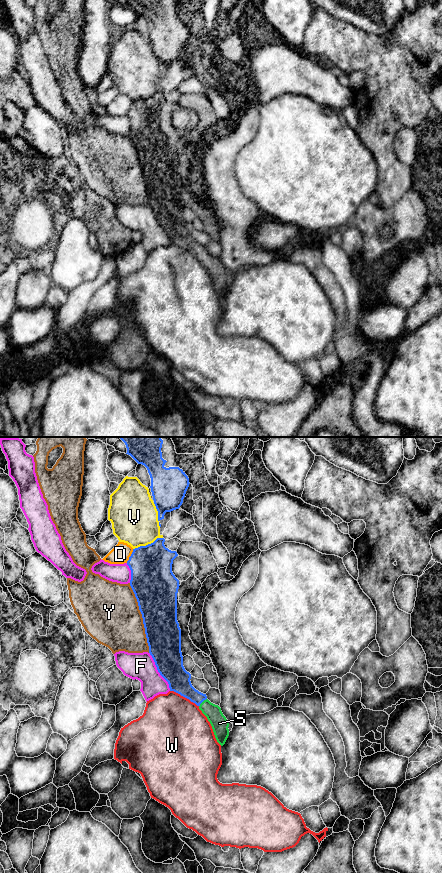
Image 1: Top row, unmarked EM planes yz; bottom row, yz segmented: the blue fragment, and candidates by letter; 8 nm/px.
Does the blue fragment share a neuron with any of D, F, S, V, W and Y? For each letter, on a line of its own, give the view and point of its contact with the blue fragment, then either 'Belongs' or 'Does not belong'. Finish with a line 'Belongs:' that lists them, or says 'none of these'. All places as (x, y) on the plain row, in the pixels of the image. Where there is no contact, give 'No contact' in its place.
D: Touches blue at yz (130, 108). Does not belong
F: Touches blue at yz (158, 223). Does not belong
S: Touches blue at yz (202, 253). Belongs
V: Touches blue at yz (148, 96). Does not belong
W: Touches blue at yz (184, 248). Does not belong
Y: Touches blue at yz (142, 169). Does not belong
Belongs: S

